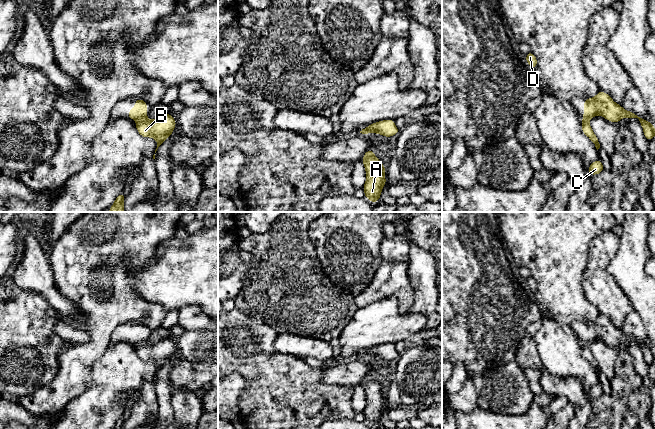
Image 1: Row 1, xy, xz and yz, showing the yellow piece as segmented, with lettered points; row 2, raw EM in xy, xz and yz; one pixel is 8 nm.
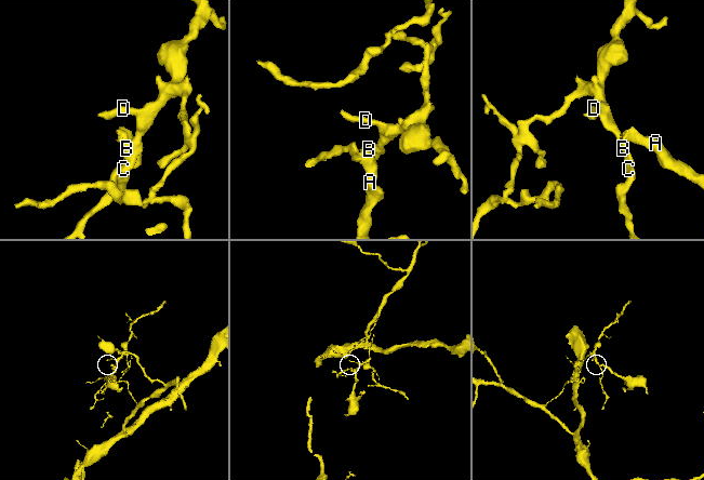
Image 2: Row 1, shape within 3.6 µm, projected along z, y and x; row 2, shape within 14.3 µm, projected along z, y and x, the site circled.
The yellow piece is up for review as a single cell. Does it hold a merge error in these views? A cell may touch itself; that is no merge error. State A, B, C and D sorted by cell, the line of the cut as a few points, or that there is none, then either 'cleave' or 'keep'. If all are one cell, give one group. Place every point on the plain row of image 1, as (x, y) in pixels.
groups A / B C D; cut xy (146, 342), (136, 344); cleave

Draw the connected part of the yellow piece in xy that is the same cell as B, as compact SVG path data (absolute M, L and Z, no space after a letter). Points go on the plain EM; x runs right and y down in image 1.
M163 338L160 341L154 343L154 344L149 344L149 343L144 343L144 344L136 344L136 352L138 357L145 361L153 361L157 365L157 372L155 374L155 377L158 373L158 371L173 357L174 351L176 350L176 344L171 340L171 338Z

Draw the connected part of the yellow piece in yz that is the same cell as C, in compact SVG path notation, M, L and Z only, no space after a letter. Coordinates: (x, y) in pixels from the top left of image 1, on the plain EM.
M600 383L596 384L589 390L588 394L590 399L600 398L604 394L602 385Z

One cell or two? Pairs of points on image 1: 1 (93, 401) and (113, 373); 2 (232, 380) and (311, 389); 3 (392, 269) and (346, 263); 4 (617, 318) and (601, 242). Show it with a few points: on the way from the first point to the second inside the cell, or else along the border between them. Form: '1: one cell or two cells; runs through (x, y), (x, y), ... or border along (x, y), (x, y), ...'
1: one cell; runs through (100, 394), (109, 380)
2: two cells; border along (234, 370), (244, 379), (244, 388), (238, 404)
3: two cells; border along (382, 261), (377, 272), (366, 287)
4: one cell; runs through (609, 299), (601, 289), (601, 261)

